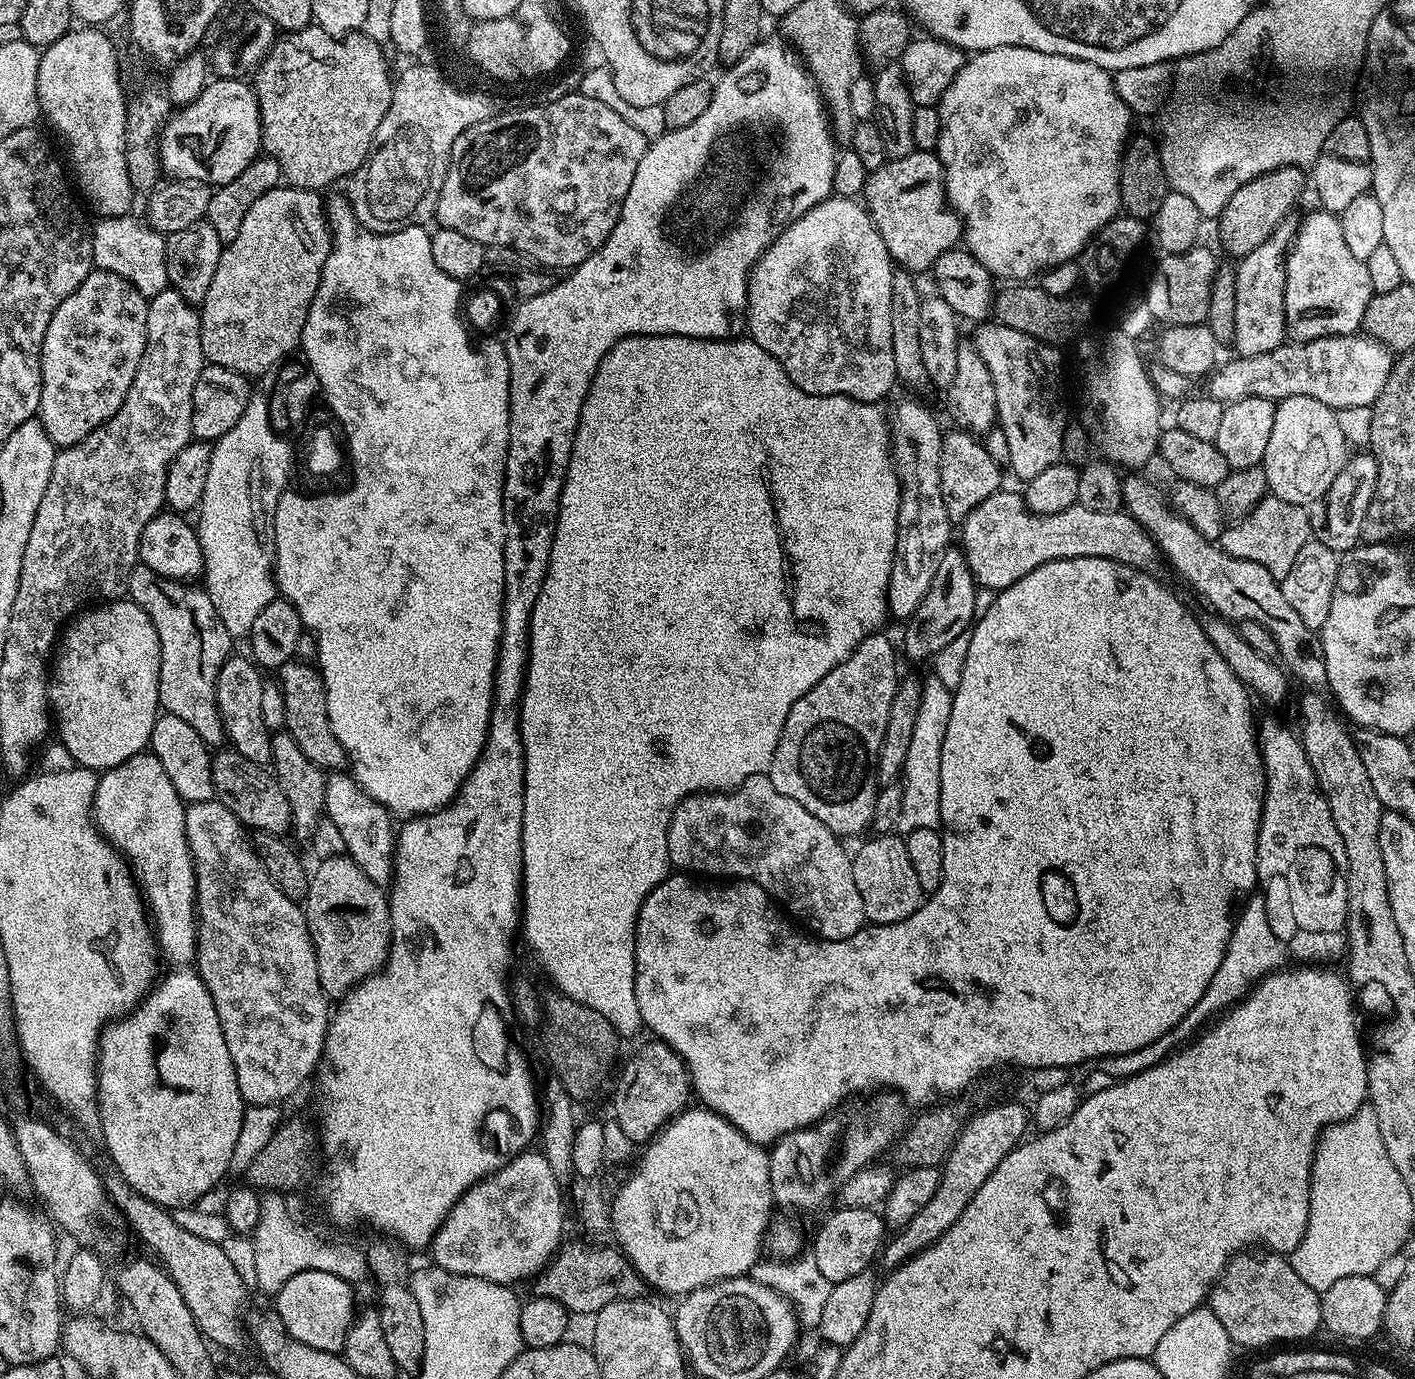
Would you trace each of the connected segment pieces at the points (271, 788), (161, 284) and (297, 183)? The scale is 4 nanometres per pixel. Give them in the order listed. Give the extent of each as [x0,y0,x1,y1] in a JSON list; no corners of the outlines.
[[212,750,291,836],[92,214,170,298],[254,26,394,190]]

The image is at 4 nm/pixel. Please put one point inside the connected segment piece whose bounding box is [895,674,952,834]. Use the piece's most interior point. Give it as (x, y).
(922, 776)

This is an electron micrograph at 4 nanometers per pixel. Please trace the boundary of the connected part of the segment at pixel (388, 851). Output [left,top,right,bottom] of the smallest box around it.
[324,771,396,886]

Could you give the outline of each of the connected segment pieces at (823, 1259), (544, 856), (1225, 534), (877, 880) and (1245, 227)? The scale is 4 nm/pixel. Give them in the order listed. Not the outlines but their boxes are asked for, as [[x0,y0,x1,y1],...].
[[810,1207,886,1285],[518,336,900,1038],[1218,494,1311,578],[852,834,926,925],[1215,166,1306,258]]

